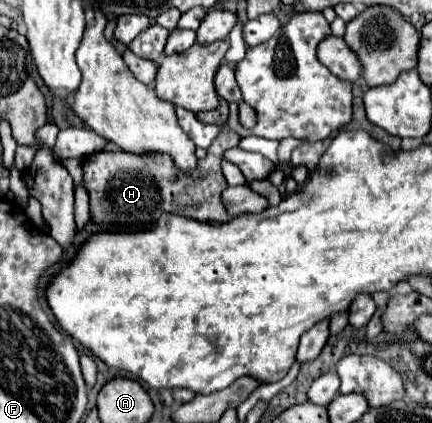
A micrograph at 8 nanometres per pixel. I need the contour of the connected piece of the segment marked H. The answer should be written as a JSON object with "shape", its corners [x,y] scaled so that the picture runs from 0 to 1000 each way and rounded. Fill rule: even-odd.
{"shape":[[[507,310],[502,333],[479,352],[479,371],[442,404],[419,404],[400,376],[377,362],[313,366],[289,357],[225,357],[192,376],[192,442],[206,456],[206,499],[220,527],[243,546],[350,546],[359,541],[373,504],[400,504],[475,527],[521,527],[530,508],[512,480],[512,456],[525,428],[512,409],[512,376],[530,348],[553,343],[549,314]]]}

